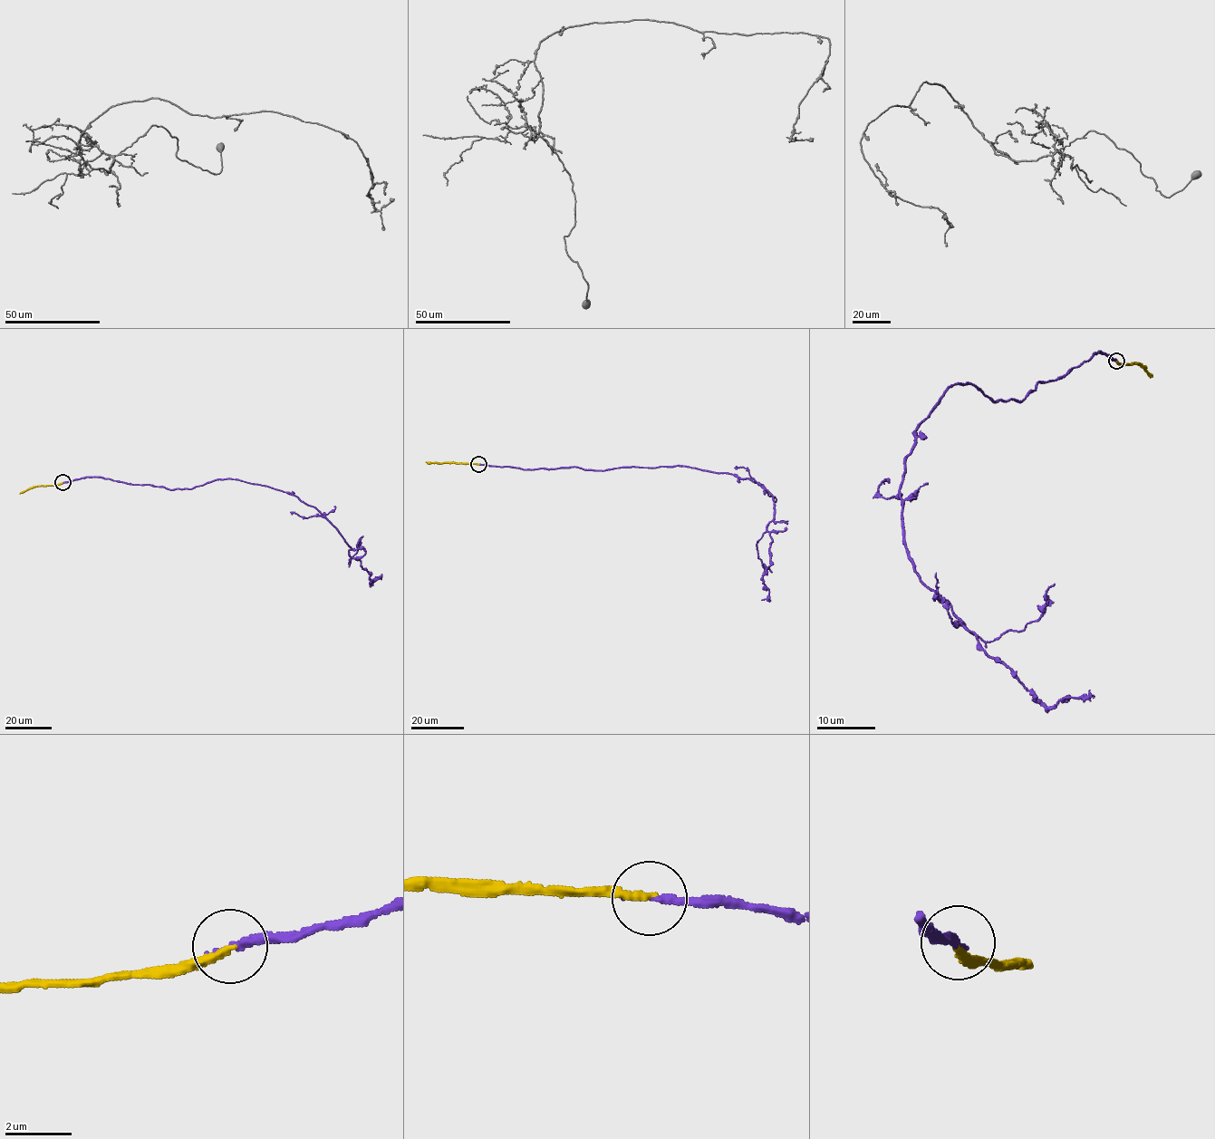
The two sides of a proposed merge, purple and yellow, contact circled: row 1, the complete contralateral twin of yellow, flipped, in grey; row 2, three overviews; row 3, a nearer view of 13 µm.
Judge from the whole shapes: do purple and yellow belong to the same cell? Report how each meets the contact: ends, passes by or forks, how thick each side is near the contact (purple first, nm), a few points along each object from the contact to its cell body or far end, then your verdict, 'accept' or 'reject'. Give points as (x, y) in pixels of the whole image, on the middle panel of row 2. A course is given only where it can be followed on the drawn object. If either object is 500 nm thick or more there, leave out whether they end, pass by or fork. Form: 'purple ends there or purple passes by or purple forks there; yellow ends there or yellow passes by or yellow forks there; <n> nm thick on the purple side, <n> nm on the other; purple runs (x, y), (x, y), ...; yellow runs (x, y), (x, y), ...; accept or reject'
purple ends there; yellow ends there; 200 nm thick on the purple side, 240 nm on the other; purple runs (478, 464), (685, 466), (762, 484), (774, 513), (763, 578), (768, 596), (761, 600); yellow runs (478, 464), (425, 462); accept

